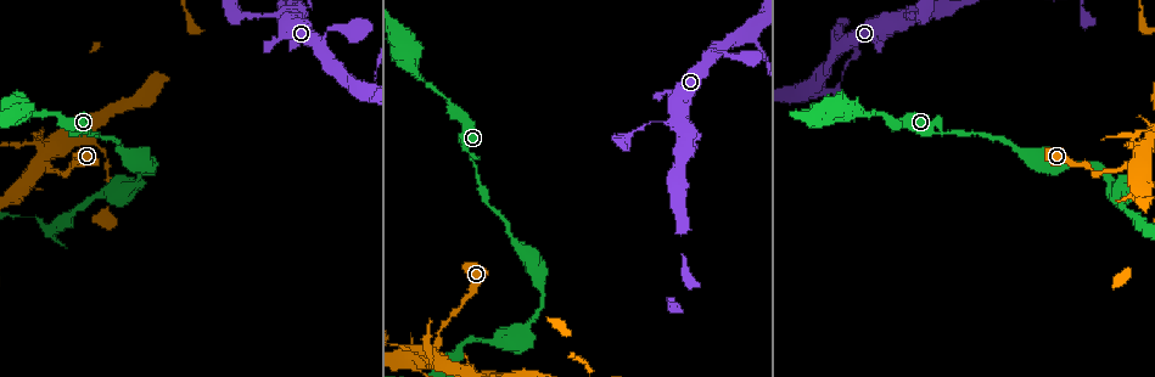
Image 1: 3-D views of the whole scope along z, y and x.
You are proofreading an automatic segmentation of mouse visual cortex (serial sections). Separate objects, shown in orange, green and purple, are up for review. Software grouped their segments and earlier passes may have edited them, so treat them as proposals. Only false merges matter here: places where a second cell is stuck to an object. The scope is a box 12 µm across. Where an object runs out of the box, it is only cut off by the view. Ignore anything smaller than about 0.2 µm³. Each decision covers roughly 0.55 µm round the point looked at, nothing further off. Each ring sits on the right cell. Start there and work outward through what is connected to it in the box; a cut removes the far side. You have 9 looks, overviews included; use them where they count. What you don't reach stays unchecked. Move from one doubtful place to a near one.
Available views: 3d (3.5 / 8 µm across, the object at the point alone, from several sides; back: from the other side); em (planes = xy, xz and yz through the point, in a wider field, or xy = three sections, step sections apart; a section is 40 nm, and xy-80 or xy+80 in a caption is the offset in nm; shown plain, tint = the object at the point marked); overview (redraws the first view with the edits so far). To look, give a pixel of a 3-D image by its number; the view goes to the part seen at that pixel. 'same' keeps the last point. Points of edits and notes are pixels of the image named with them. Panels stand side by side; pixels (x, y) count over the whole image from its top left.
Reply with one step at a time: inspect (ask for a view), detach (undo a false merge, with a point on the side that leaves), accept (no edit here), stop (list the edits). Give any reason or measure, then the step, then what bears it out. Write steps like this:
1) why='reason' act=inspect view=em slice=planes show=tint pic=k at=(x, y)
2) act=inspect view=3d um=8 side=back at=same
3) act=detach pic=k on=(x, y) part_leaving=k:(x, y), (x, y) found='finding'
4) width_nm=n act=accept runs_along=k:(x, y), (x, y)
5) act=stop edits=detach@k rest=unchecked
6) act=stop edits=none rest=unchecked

why='abrupt turn' act=inspect view=3d um=3.5 pic=1 at=(1136, 161)

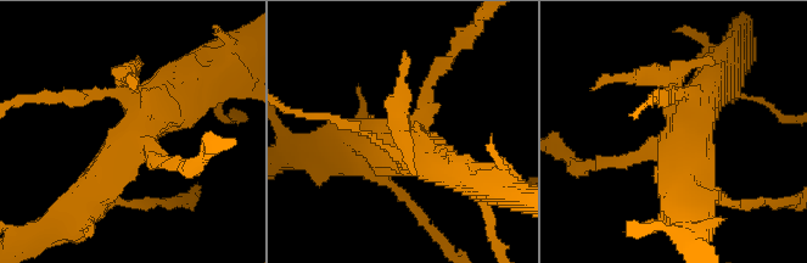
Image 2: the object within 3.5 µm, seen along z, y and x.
act=inspect view=em slice=xy step=3 show=tint pic=2 at=(675, 142)

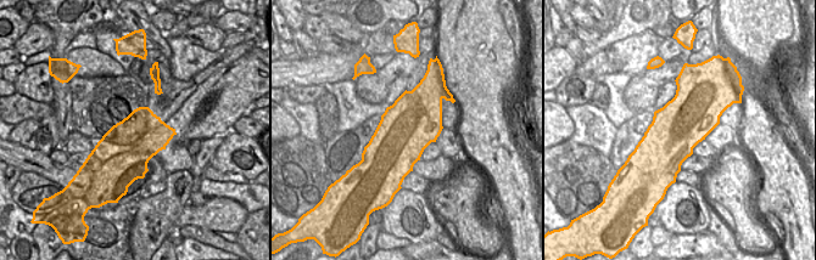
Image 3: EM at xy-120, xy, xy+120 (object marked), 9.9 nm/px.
act=accept found='one cell here'

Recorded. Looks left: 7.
why='thick turns thin' act=inspect view=3d um=3.5 pic=1 at=(522, 328)

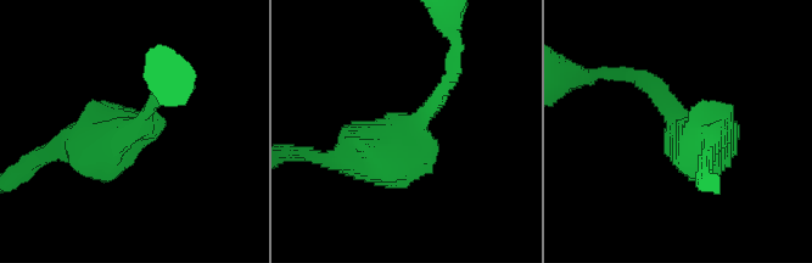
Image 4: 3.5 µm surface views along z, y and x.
why='now the EM' act=inspect view=em slice=xy step=3 show=tint pic=4 at=(413, 131)

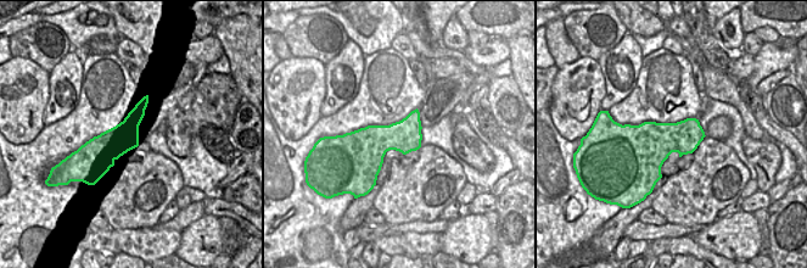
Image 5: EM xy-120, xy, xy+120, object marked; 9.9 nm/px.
act=accept found='continuous, no second cell'

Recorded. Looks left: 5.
why='thick turns thin' act=inspect view=3d um=3.5 side=back pic=1 at=(413, 69)

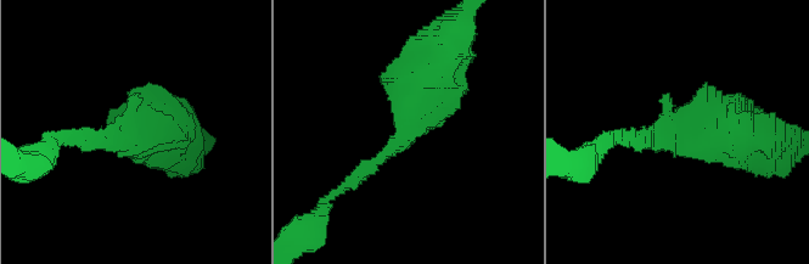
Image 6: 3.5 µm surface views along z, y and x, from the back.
why='now the EM' act=inspect view=em slice=planes show=tint pic=6 at=(407, 127)

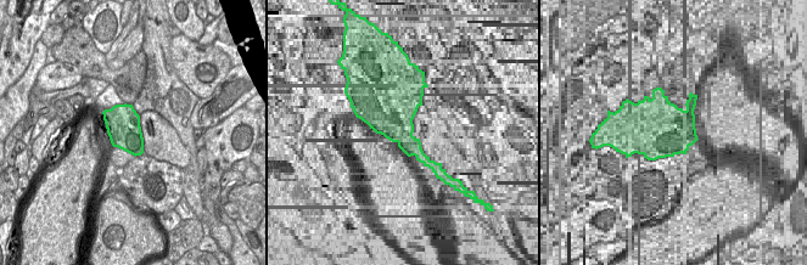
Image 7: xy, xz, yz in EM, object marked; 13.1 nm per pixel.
act=accept runs_along=6:(350, 180), (403, 136), (437, 55) found='one cell here'

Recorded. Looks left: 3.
why='two arms in line, one across' act=inspect view=3d um=3.5 pic=1 at=(357, 89)

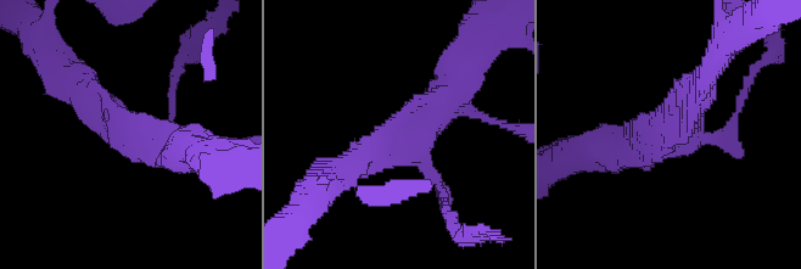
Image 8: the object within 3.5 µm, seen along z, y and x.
arms=3 arm_widths_nm=200,400,500 why='need the tissue' act=inspect view=em slice=xy step=5 show=tint pic=8 at=(401, 138)

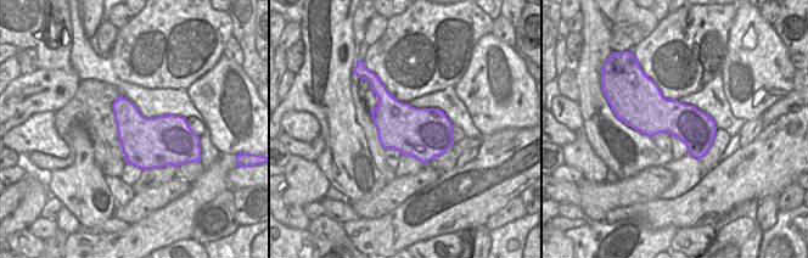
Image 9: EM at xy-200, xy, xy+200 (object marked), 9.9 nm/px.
act=accept found='one cell here'

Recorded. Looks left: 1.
act=stop edits=none rest=unchecked

